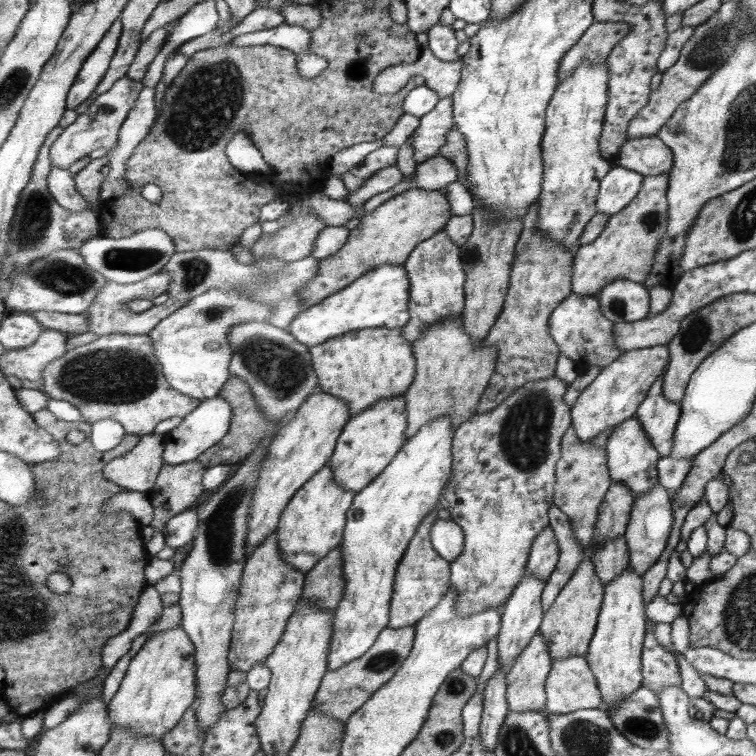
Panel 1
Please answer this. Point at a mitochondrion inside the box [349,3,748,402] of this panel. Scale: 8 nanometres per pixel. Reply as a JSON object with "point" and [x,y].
{"point":[706,52]}

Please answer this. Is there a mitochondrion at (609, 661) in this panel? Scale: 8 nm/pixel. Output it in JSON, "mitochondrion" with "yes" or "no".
{"mitochondrion":"no"}

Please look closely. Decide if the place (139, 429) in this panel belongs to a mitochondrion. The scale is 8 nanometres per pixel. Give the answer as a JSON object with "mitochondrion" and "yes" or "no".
{"mitochondrion":"no"}

